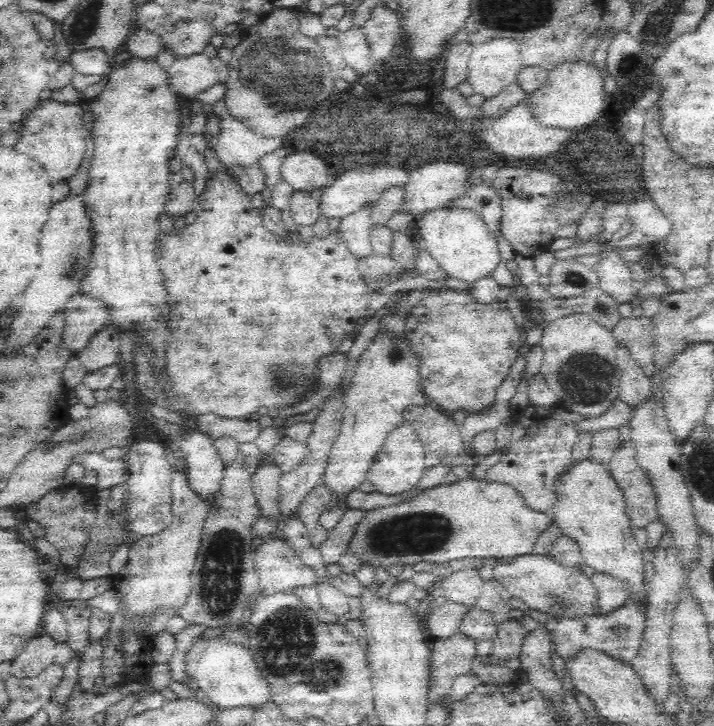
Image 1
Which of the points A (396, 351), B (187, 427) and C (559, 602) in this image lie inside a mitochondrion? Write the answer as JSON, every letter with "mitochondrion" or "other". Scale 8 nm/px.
{"A":"mitochondrion","B":"other","C":"mitochondrion"}

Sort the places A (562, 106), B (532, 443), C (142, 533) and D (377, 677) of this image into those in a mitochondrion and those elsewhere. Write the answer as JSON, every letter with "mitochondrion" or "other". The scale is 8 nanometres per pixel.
{"A":"other","B":"other","C":"other","D":"other"}

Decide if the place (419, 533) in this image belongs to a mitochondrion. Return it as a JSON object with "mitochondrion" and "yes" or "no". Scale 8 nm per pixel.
{"mitochondrion":"yes"}

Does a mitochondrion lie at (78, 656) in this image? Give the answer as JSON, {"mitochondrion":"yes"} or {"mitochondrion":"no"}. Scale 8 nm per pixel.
{"mitochondrion":"no"}

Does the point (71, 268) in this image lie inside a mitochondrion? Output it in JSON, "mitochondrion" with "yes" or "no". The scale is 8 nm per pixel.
{"mitochondrion":"yes"}

